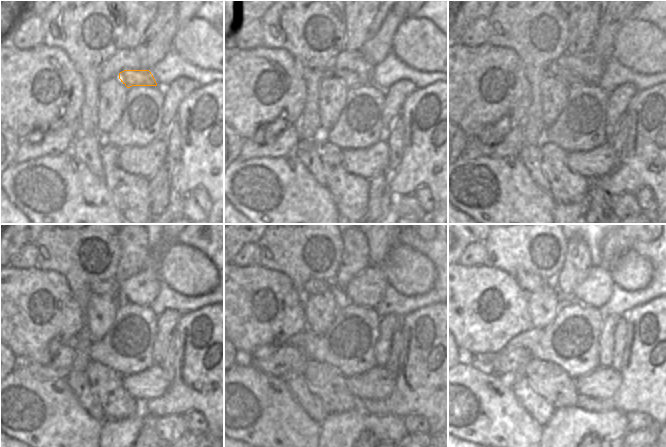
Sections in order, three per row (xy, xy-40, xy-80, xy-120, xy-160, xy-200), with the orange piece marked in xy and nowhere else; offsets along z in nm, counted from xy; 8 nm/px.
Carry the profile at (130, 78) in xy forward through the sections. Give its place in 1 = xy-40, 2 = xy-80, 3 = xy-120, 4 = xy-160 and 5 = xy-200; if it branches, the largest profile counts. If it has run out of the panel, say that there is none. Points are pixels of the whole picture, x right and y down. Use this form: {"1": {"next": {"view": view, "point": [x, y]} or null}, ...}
{"1": {"next": {"view": "xy-40", "point": [351, 79]}}, "2": {"next": {"view": "xy-80", "point": [568, 76]}}, "3": {"next": {"view": "xy-120", "point": [101, 286]}}, "4": {"next": {"view": "xy-160", "point": [313, 286]}}, "5": {"next": {"view": "xy-200", "point": [531, 283]}}}

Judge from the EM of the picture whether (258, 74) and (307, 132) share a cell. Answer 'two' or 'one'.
two

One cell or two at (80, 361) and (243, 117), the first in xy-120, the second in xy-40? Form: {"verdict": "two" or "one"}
{"verdict": "two"}

